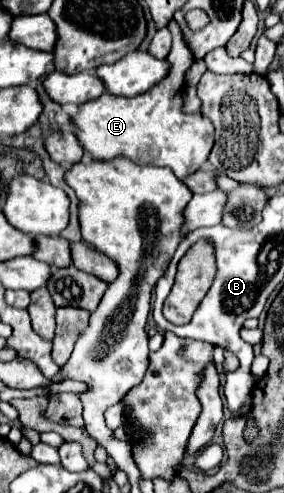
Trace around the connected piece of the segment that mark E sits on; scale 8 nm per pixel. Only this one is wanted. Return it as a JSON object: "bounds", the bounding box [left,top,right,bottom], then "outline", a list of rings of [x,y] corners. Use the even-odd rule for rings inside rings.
{"bounds":[72,20,214,180],"outline":[[[176,20],[168,24],[168,30],[172,32],[172,50],[166,58],[170,72],[160,84],[134,98],[112,96],[104,92],[100,98],[82,104],[80,112],[72,116],[72,124],[76,126],[78,142],[94,160],[112,160],[116,156],[126,156],[140,166],[168,166],[176,174],[176,178],[184,180],[208,158],[214,144],[214,134],[212,122],[208,122],[208,118],[204,118],[202,114],[188,116],[182,112],[182,96],[178,90],[184,90],[186,72],[192,66],[194,58],[182,40],[182,32]]]}

